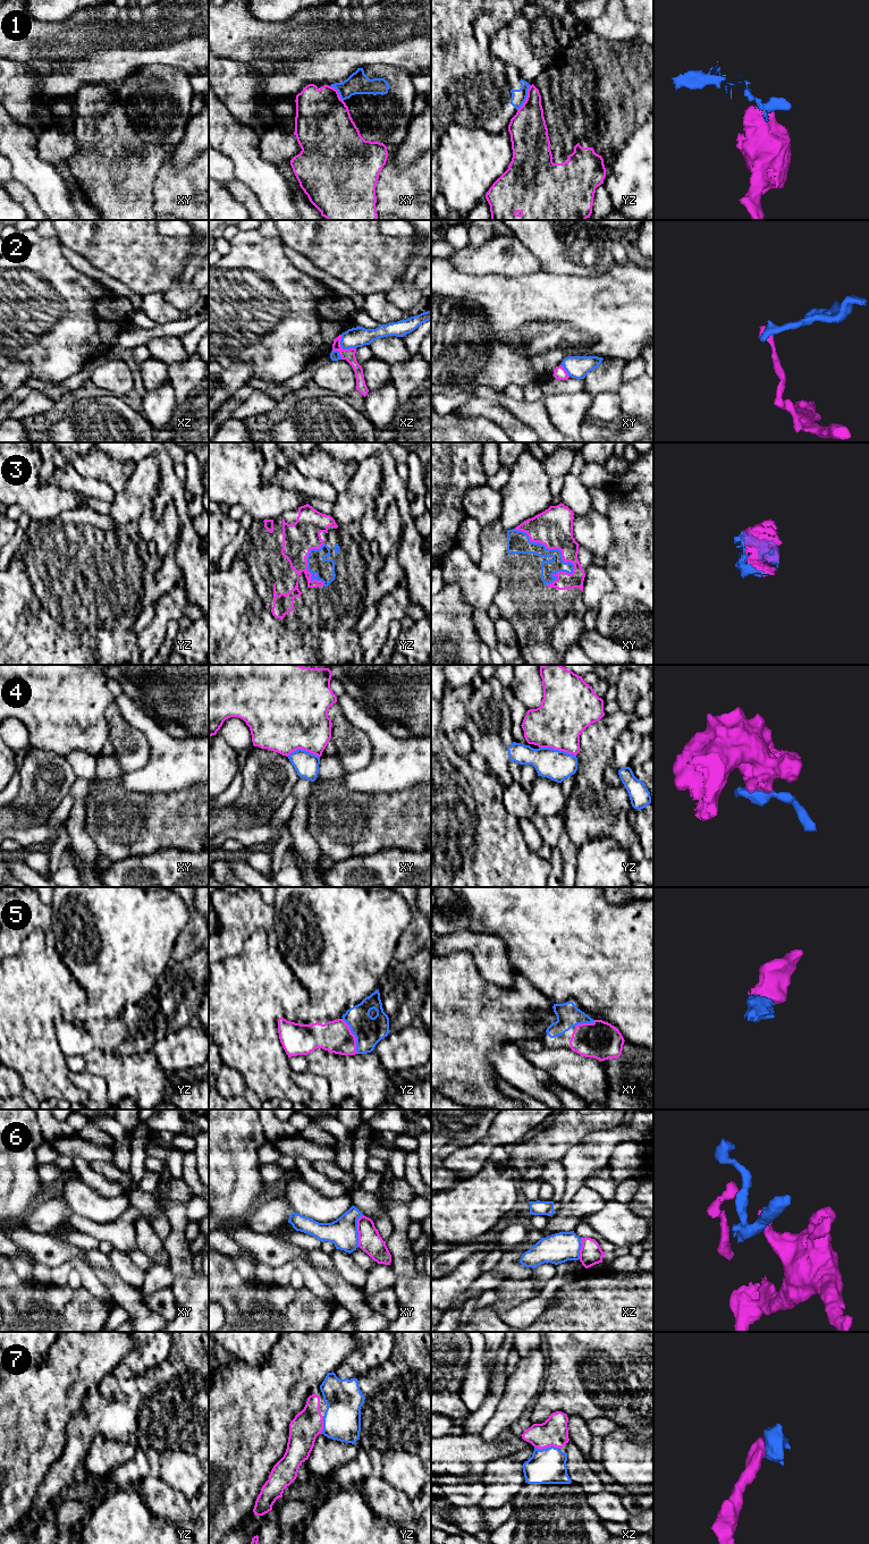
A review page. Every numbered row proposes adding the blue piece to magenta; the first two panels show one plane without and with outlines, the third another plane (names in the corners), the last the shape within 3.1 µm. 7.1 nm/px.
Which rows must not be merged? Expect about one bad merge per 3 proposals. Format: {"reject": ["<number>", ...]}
{"reject": ["1", "2", "4", "6"]}

